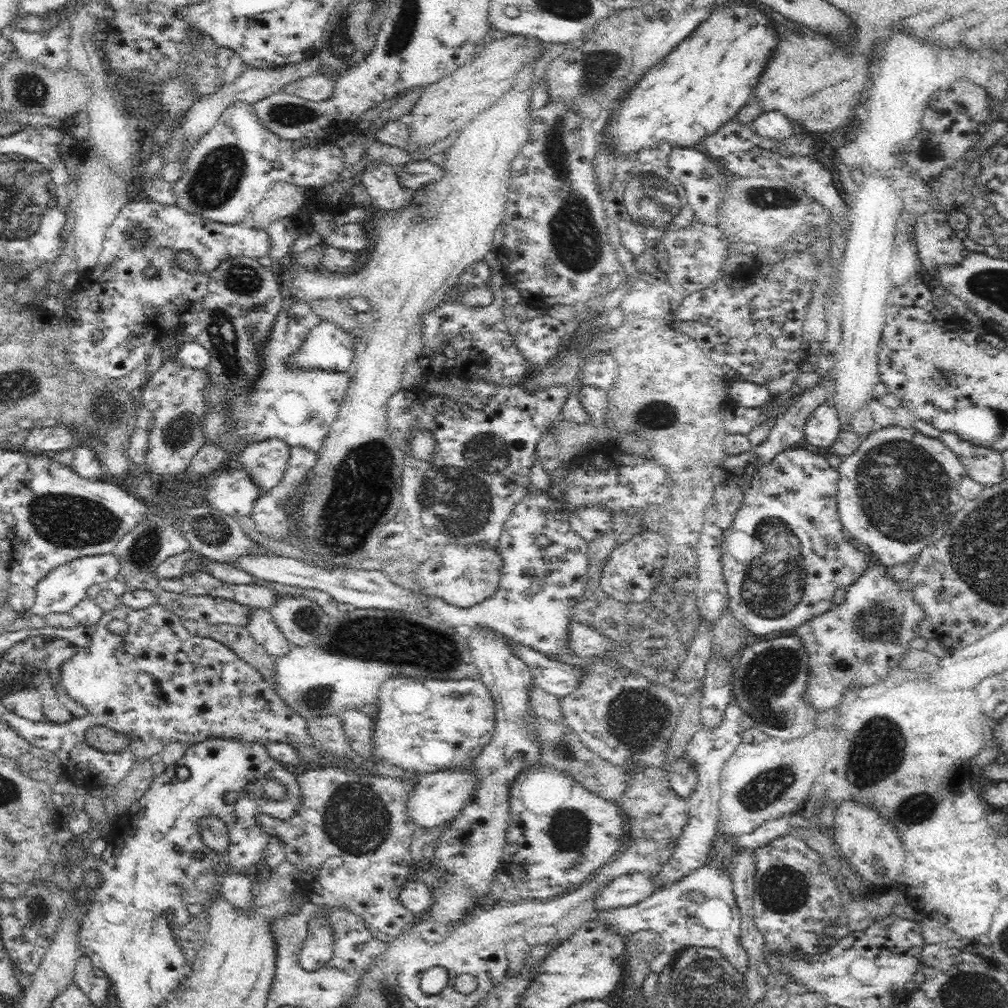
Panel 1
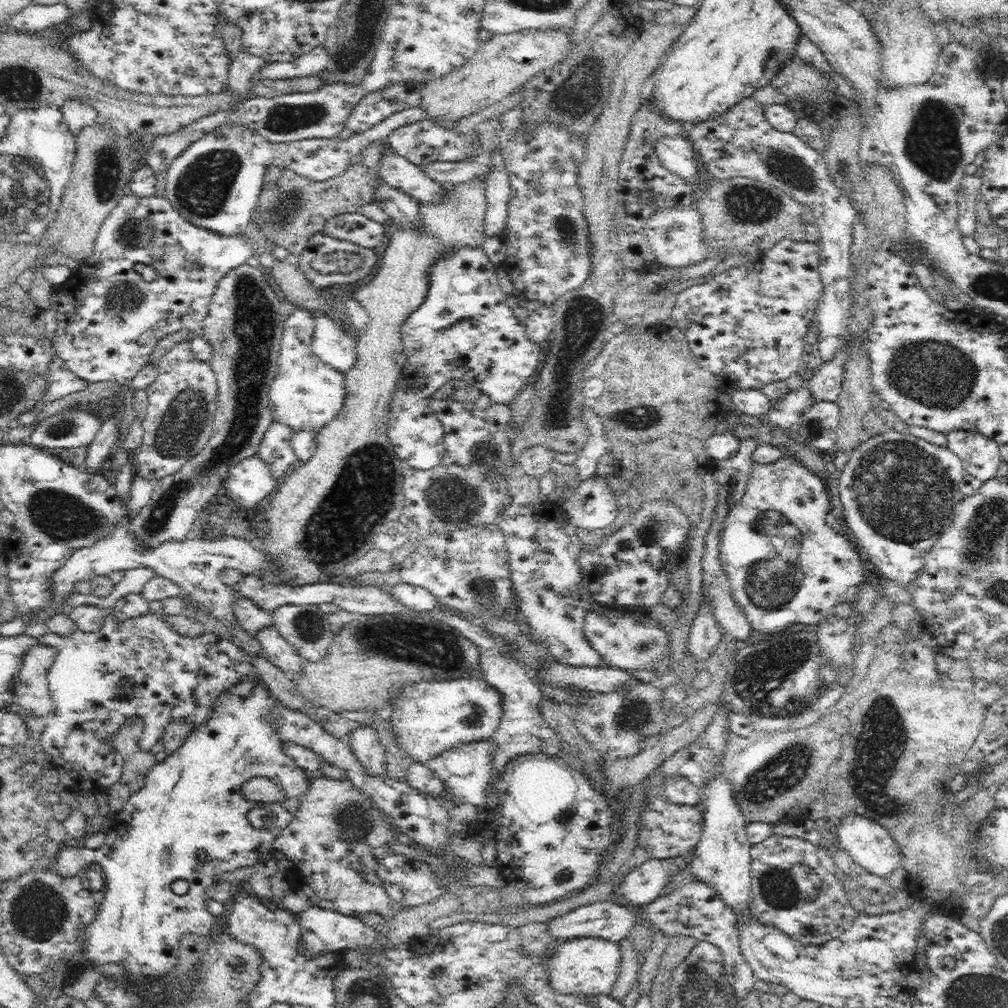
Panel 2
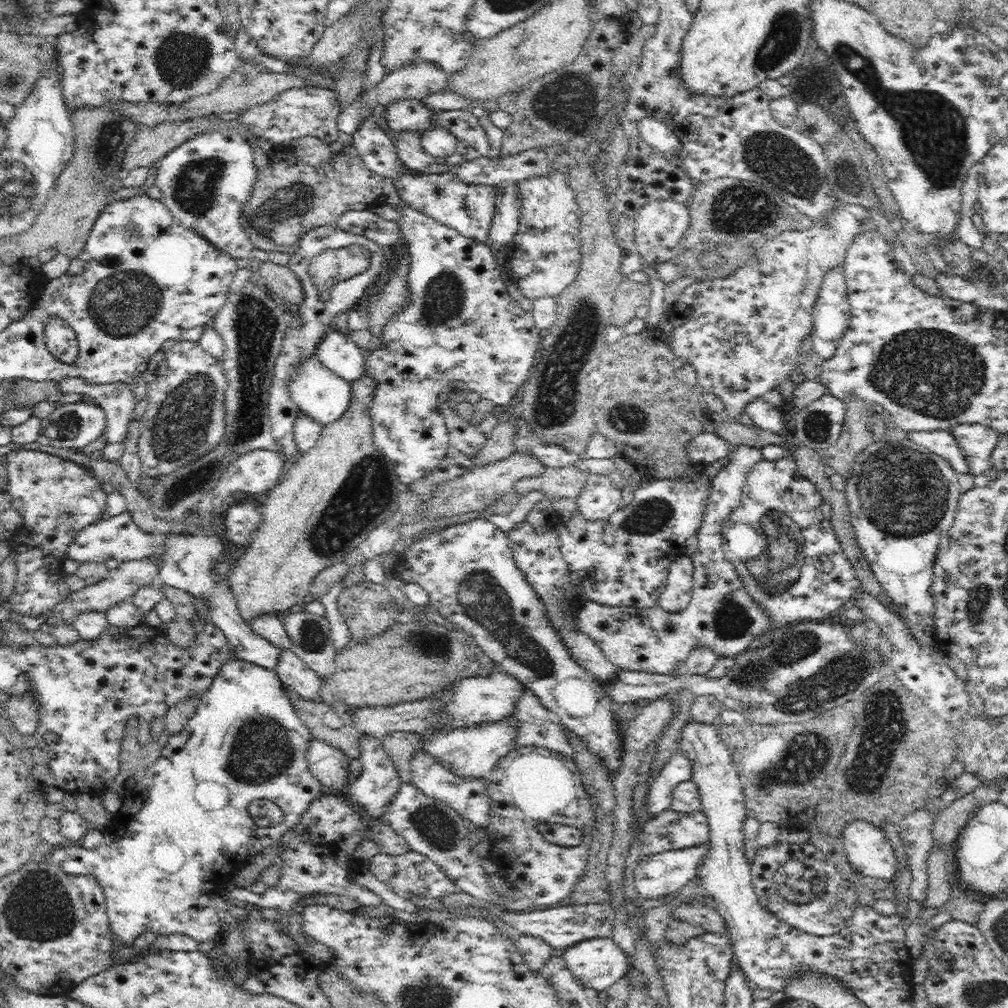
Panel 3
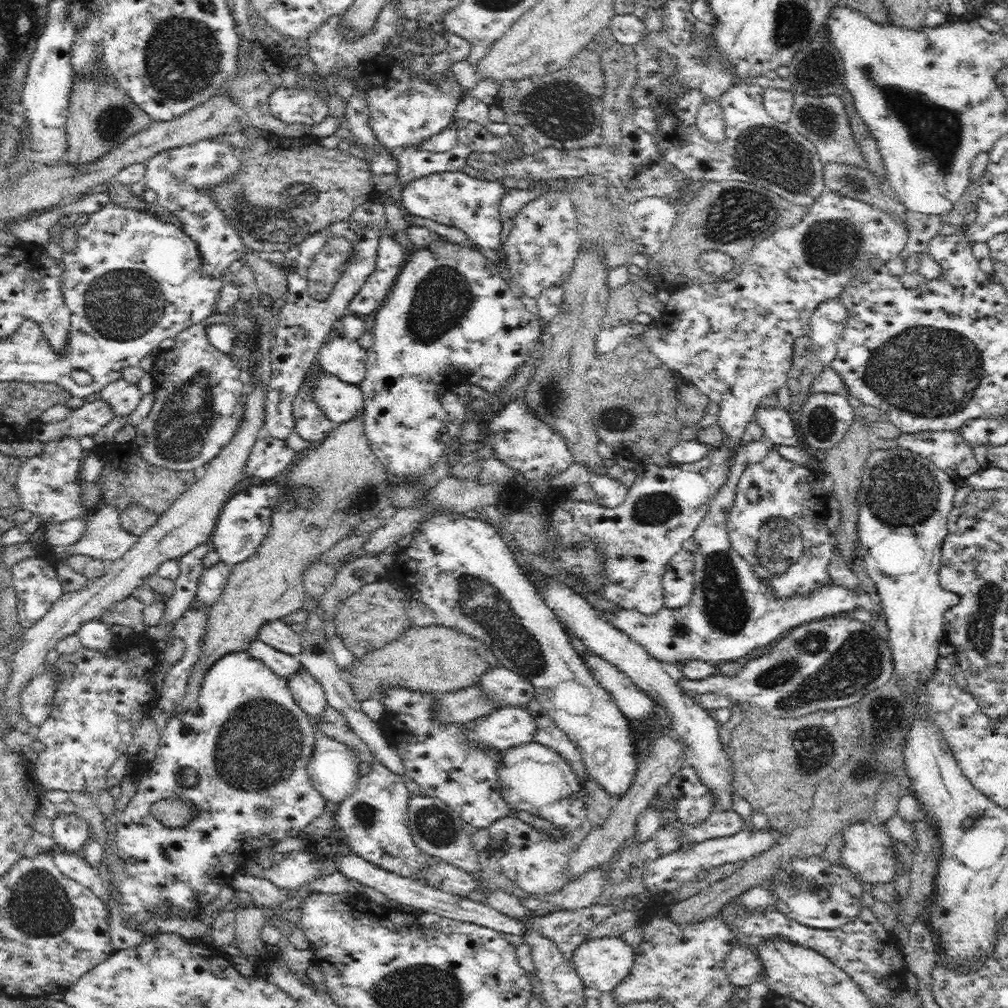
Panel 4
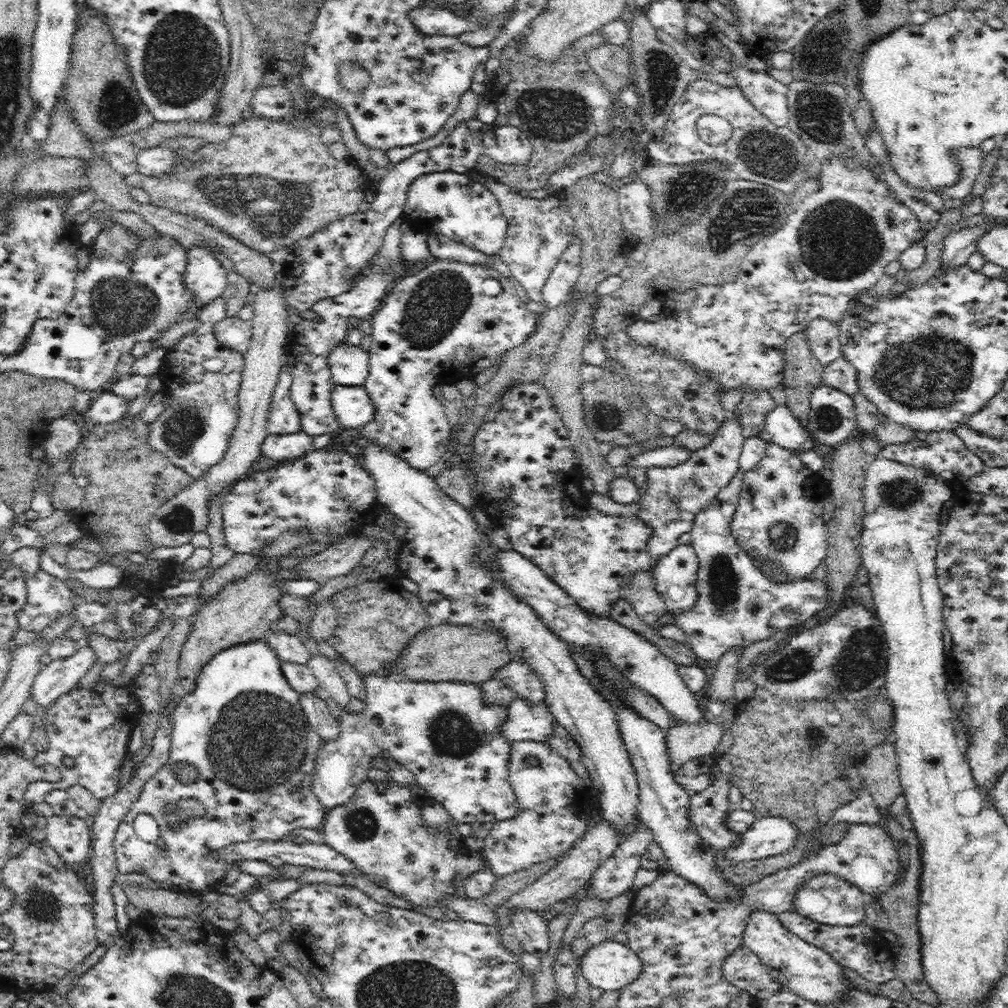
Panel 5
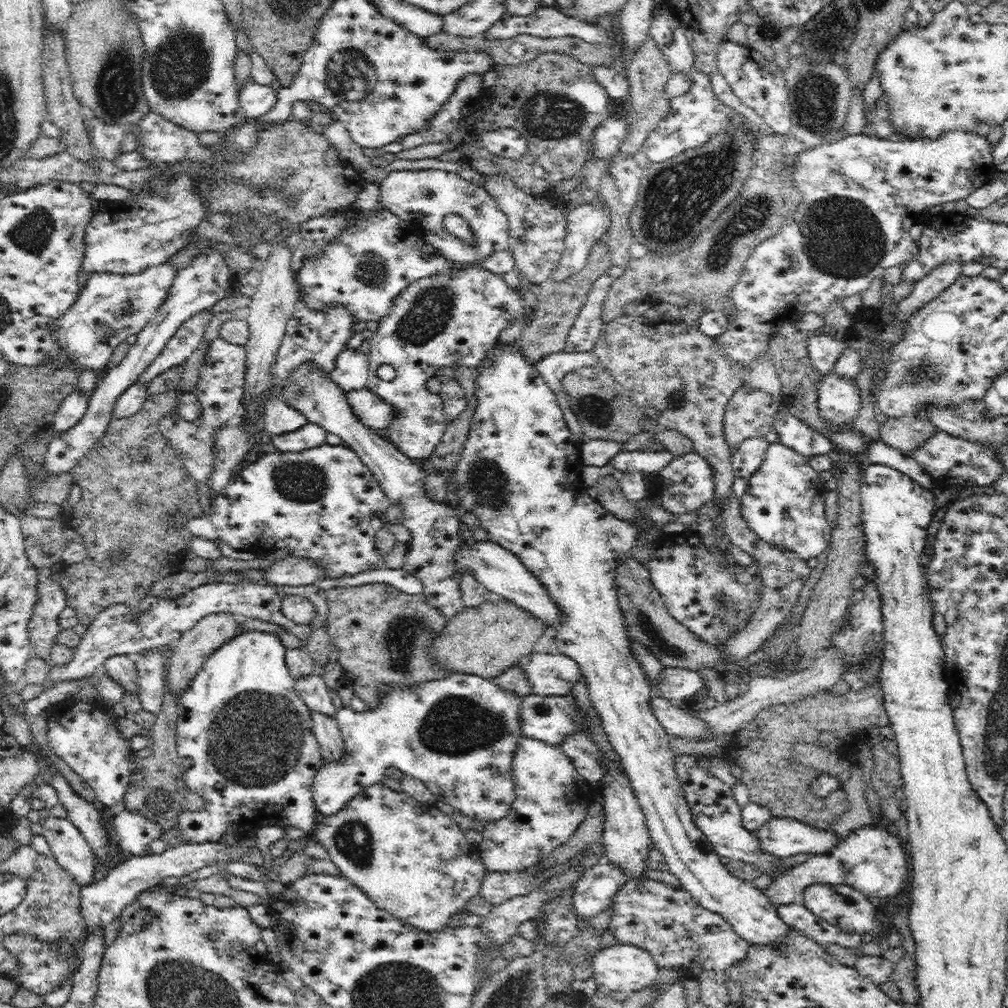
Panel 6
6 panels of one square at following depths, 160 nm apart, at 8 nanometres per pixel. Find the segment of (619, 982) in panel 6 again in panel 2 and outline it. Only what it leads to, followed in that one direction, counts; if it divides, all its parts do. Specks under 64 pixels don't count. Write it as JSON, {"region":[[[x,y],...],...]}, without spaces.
{"region":[[[578,937],[554,944],[548,962],[544,965],[552,989],[560,994],[581,994],[584,997],[598,994],[608,995],[615,986],[621,952],[619,944],[600,937]]]}

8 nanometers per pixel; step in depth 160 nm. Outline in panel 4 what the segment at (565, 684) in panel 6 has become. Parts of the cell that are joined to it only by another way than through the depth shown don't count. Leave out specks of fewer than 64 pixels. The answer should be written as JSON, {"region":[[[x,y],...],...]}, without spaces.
{"region":[[[504,666],[490,669],[480,677],[483,695],[496,709],[504,706],[526,707],[535,699],[533,684],[521,674]]]}

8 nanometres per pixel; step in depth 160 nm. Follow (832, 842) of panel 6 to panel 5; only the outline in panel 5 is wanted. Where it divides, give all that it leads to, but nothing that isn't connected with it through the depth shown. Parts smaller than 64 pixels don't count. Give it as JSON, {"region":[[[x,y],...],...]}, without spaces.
{"region":[[[757,816],[753,825],[742,834],[742,842],[736,848],[717,852],[718,857],[726,857],[731,859],[732,862],[748,861],[751,859],[767,858],[776,854],[782,854],[789,850],[798,842],[799,830],[784,817],[764,817]]]}

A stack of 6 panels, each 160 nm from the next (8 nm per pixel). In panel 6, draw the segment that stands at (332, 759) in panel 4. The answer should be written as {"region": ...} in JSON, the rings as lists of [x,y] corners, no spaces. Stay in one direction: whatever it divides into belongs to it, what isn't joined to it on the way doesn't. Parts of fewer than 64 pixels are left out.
{"region":[[[449,672],[445,676],[416,685],[415,687],[386,687],[381,690],[381,697],[376,708],[367,708],[365,711],[356,712],[352,707],[342,706],[338,708],[335,714],[338,726],[340,727],[344,741],[344,754],[340,761],[330,761],[324,763],[315,774],[313,780],[313,801],[318,810],[319,816],[330,816],[340,812],[362,789],[380,783],[386,777],[384,772],[386,768],[395,766],[405,775],[418,779],[423,782],[438,799],[446,804],[453,806],[455,810],[466,814],[474,821],[497,821],[508,814],[512,802],[514,802],[514,781],[511,773],[511,764],[514,760],[514,753],[518,748],[518,741],[522,738],[520,709],[524,696],[514,694],[500,687],[491,679],[482,678],[476,674],[462,674],[461,672]]]}

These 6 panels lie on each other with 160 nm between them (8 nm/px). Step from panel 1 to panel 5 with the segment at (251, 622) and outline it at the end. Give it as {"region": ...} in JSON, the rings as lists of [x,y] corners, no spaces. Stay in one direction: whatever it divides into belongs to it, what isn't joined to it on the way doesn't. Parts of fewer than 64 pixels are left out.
{"region":[[[318,692],[299,695],[301,707],[311,727],[321,736],[322,740],[334,740],[339,735],[339,722],[328,710],[326,701]]]}

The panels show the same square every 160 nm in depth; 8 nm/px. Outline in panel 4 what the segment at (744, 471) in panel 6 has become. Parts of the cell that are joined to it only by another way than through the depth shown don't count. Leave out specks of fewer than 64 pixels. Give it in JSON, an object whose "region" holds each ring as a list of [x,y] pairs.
{"region":[[[750,442],[740,445],[734,452],[733,463],[727,481],[721,486],[720,492],[710,502],[710,508],[699,522],[694,540],[697,549],[693,551],[695,556],[695,569],[693,572],[693,590],[690,602],[679,606],[677,609],[662,607],[656,614],[644,615],[634,609],[623,609],[616,611],[598,611],[606,622],[615,626],[618,630],[625,632],[634,642],[642,645],[646,652],[660,662],[674,662],[683,665],[687,661],[703,660],[713,664],[724,661],[735,661],[740,656],[746,656],[755,648],[766,647],[774,640],[780,639],[780,634],[786,630],[793,629],[810,621],[833,616],[838,612],[852,610],[860,607],[875,612],[883,617],[882,603],[870,593],[864,592],[859,587],[844,588],[834,582],[822,584],[810,594],[796,594],[792,598],[780,598],[769,588],[769,583],[762,577],[756,576],[752,567],[731,547],[728,531],[726,528],[727,516],[734,505],[737,492],[738,480],[747,466],[760,462],[770,450],[764,442]]]}

